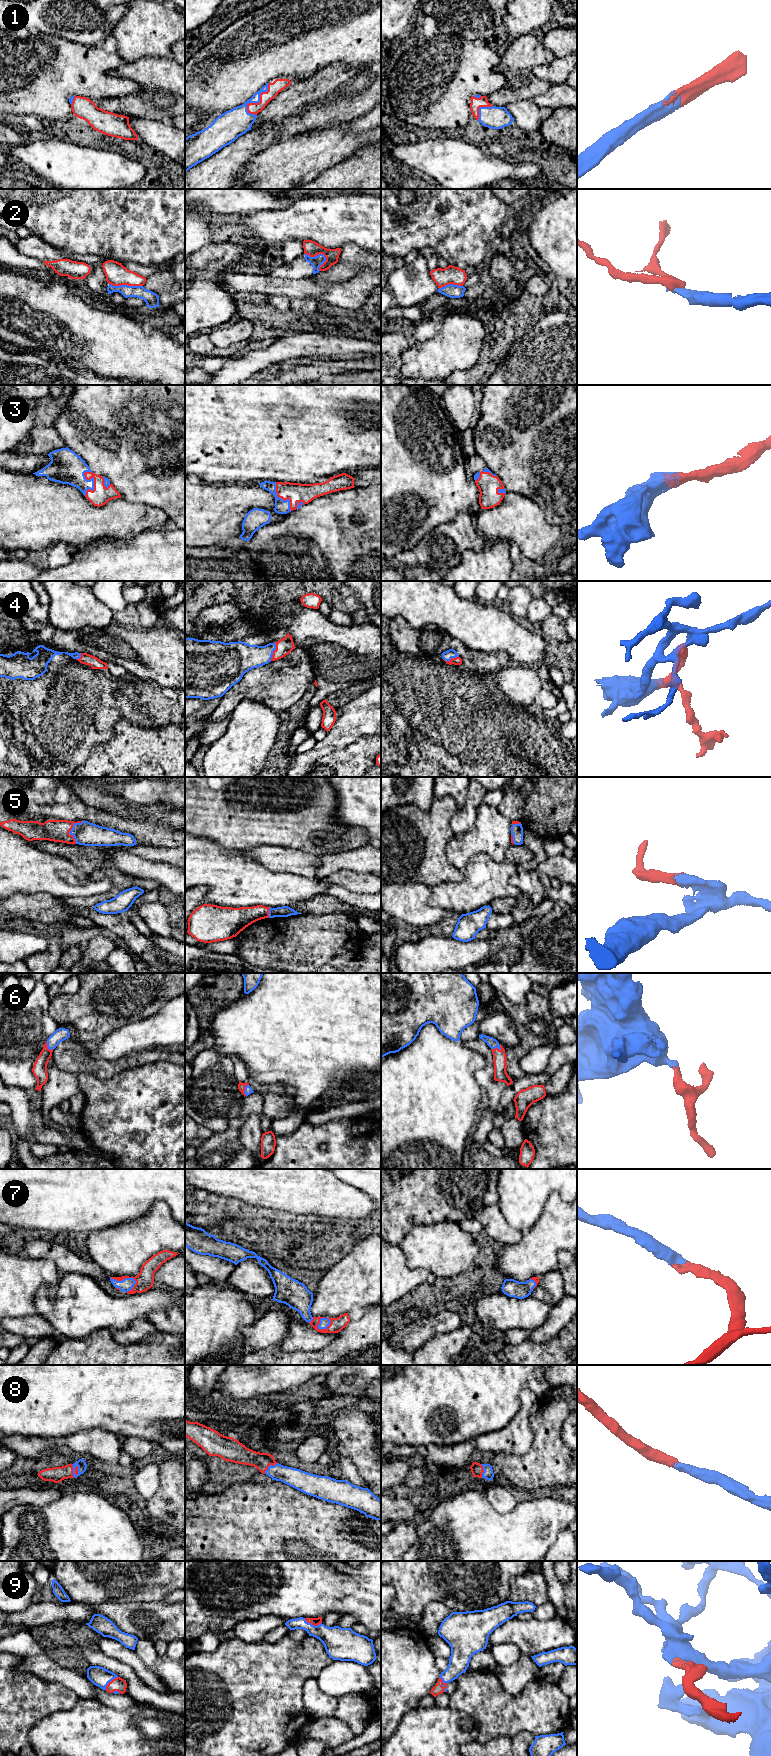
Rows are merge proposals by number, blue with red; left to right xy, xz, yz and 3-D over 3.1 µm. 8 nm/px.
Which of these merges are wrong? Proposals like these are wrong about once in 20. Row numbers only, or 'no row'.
2

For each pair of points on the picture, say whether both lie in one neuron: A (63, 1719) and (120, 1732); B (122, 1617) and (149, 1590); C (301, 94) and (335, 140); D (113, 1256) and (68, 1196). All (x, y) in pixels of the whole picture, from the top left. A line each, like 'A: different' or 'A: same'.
A: same
B: different
C: different
D: different

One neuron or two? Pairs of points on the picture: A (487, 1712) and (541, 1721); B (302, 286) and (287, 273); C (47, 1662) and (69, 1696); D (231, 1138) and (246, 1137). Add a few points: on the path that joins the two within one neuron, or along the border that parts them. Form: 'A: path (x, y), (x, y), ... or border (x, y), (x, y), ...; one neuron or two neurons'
A: path (500, 1714), (528, 1714); one neuron
B: border (309, 275), (303, 278), (271, 278); two neurons
C: border (39, 1676), (48, 1682), (64, 1685), (79, 1698); two neurons
D: border (248, 1116), (240, 1129), (241, 1144); two neurons

